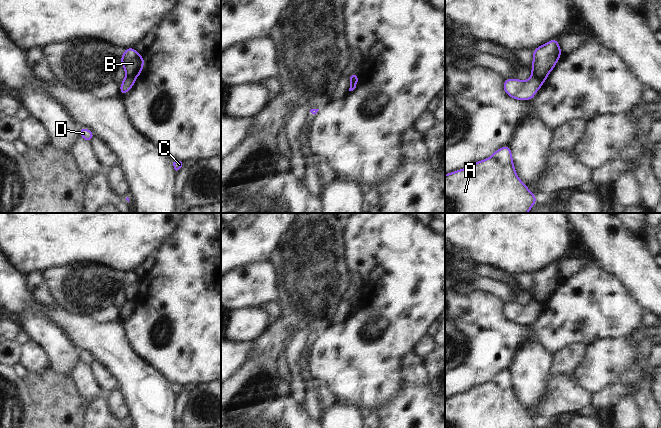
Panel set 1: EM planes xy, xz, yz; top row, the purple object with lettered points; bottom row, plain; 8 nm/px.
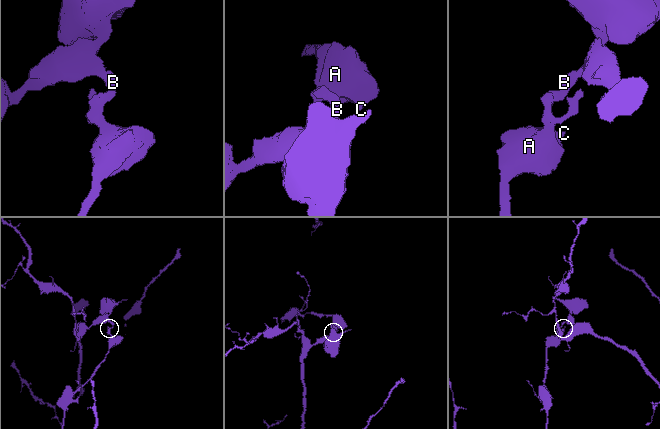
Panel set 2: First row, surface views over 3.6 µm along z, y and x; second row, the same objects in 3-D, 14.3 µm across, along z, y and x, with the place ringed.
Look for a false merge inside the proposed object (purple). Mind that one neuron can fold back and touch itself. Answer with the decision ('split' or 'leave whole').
split

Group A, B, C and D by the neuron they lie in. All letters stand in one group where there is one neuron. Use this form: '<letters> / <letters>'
A C D / B

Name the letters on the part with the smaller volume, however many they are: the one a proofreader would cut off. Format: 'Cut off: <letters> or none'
Cut off: A, C, D

